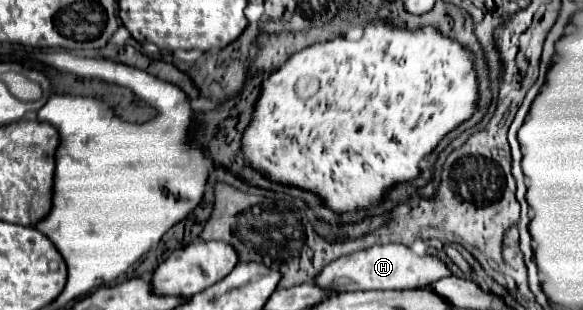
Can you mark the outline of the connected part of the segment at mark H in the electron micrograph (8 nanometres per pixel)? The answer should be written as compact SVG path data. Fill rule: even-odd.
M377 245L365 251L351 253L347 257L339 257L337 261L323 267L323 271L315 277L315 285L321 289L335 289L335 293L343 291L371 291L371 289L419 289L431 285L441 277L449 277L451 271L443 261L431 255L415 255L405 245Z

